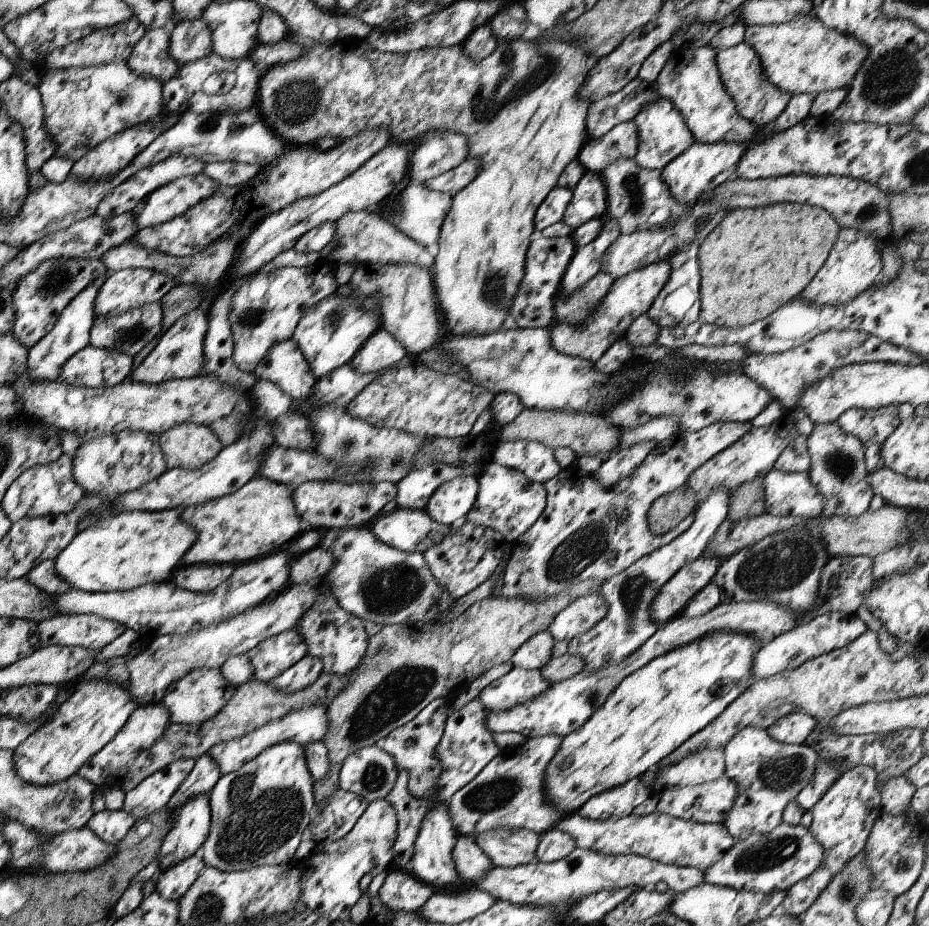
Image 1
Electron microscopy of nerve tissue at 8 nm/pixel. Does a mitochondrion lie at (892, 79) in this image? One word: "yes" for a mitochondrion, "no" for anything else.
yes

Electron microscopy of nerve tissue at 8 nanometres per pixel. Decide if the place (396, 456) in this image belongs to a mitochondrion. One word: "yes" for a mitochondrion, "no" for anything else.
yes

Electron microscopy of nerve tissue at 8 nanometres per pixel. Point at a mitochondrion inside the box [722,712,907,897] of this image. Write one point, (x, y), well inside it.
(762, 857)

